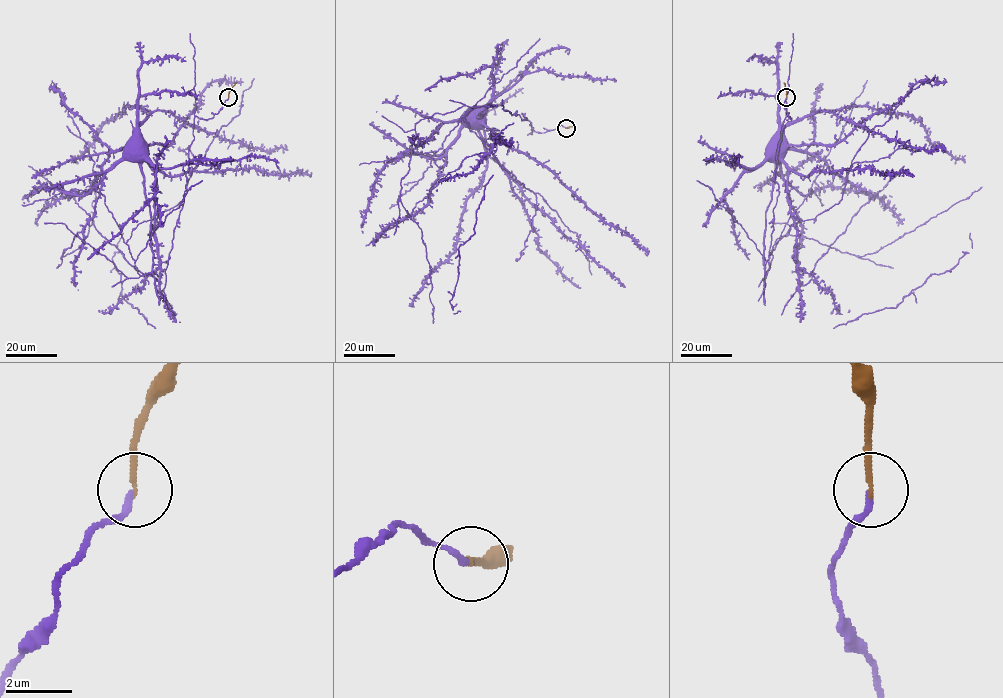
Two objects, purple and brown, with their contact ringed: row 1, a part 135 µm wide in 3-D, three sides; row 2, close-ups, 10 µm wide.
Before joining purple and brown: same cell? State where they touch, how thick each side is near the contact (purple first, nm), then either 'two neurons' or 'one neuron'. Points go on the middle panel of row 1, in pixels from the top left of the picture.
place (566, 128); calibres 190 and 150 nm; one neuron

